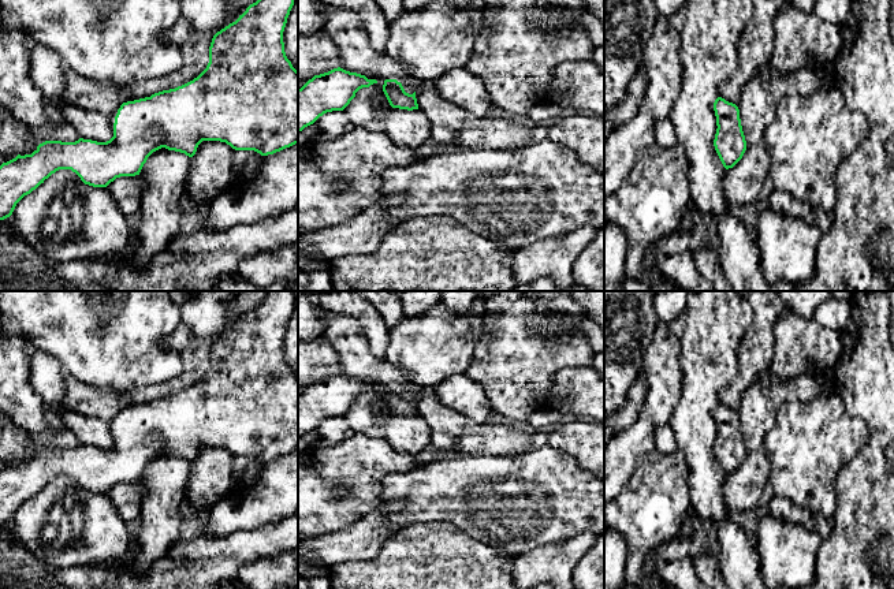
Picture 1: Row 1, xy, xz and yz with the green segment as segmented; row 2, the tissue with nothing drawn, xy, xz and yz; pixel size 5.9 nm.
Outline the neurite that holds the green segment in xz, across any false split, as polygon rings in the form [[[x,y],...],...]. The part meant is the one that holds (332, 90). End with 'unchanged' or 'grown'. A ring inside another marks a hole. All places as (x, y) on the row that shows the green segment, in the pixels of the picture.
[[[340,67],[314,75],[298,89],[298,133],[327,112],[343,111],[360,89],[373,83],[377,81]]]; unchanged

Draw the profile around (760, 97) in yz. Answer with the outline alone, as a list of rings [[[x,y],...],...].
[[[764,66],[748,82],[737,104],[746,150],[733,168],[726,169],[722,180],[730,208],[740,210],[759,198],[771,163],[763,137],[766,127],[775,118],[781,100],[790,96],[808,96],[820,89],[822,79],[817,70],[809,67],[783,75]]]

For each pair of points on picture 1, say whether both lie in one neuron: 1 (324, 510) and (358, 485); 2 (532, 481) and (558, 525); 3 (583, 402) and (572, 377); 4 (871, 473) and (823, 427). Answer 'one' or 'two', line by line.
1: one
2: one
3: one
4: two

